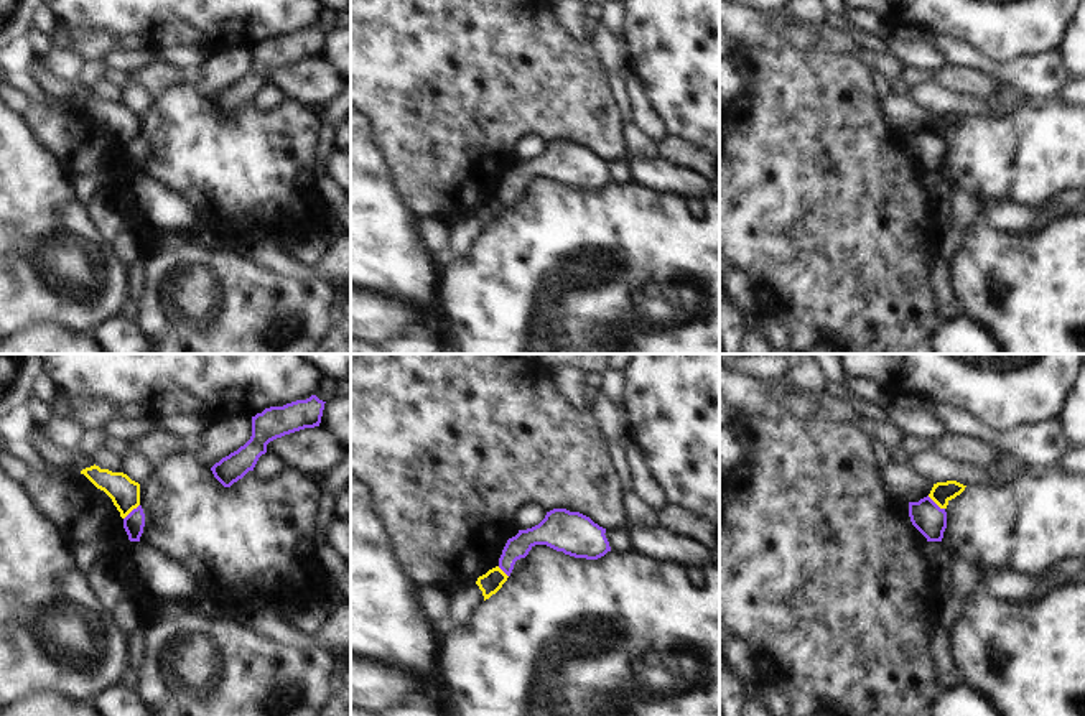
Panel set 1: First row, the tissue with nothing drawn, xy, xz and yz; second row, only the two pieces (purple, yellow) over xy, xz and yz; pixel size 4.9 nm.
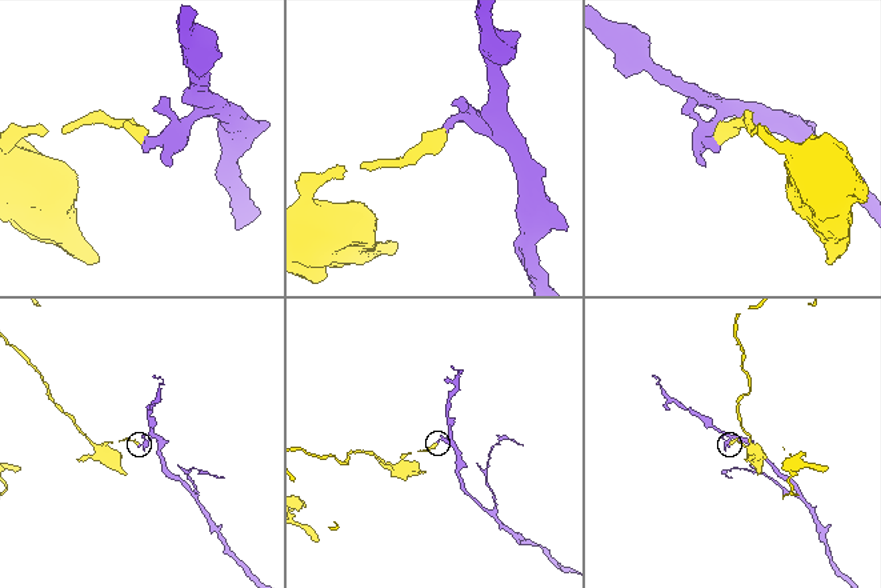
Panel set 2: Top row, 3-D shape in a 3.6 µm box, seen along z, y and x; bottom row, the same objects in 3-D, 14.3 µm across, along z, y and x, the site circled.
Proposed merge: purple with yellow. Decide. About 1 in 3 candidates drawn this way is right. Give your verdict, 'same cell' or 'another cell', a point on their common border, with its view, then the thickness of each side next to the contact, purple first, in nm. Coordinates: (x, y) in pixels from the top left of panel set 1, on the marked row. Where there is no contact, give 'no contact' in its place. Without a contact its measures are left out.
another cell; meets purple in yz at (934, 502); 160 nm thick on the purple side, 100 nm on the other

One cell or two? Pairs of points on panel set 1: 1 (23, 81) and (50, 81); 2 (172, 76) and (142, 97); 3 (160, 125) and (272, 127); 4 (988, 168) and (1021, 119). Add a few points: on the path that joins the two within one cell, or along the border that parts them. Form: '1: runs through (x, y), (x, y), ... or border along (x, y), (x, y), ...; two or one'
1: border along (25, 73), (53, 97); two
2: border along (130, 83), (140, 84), (153, 97); two
3: runs through (188, 130), (244, 130); one
4: runs through (1000, 157), (1021, 135), (1021, 130); one

